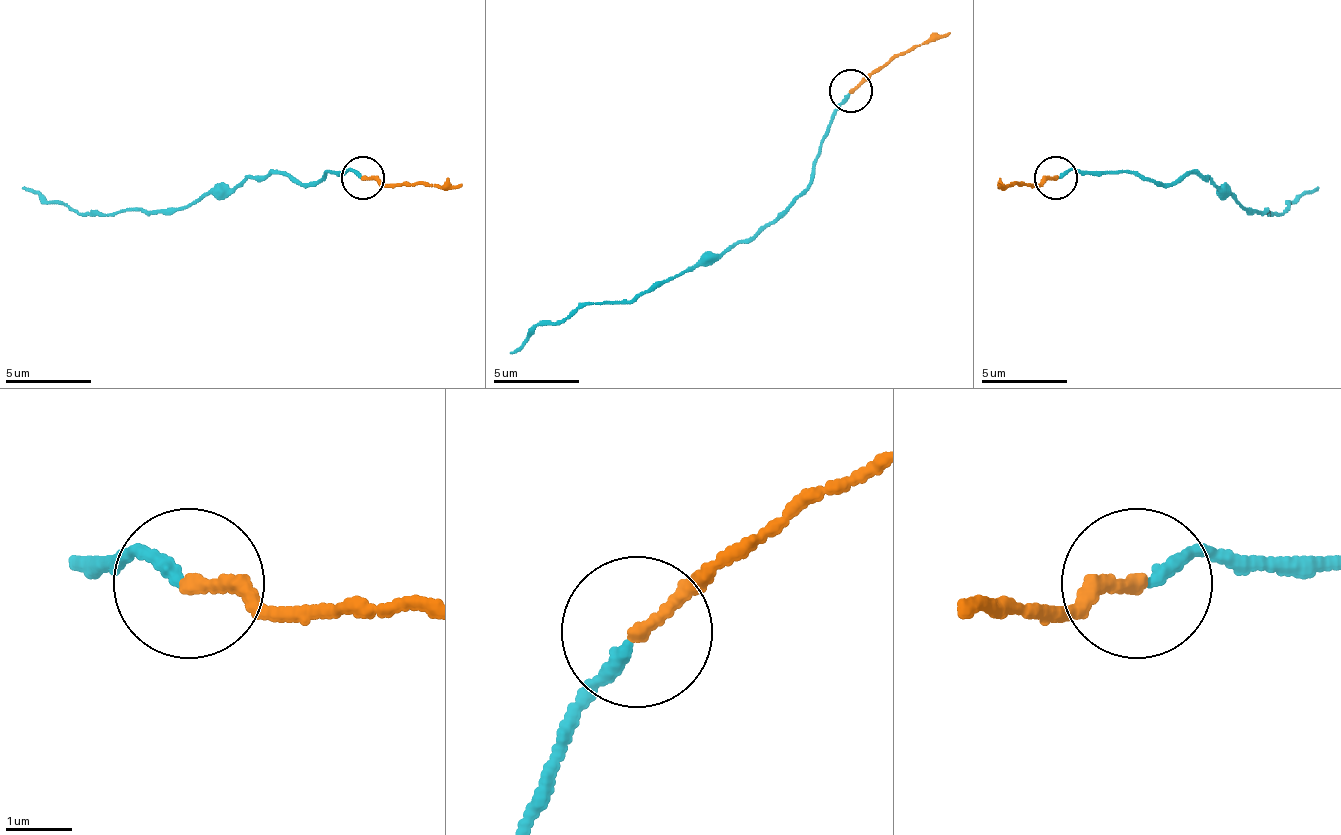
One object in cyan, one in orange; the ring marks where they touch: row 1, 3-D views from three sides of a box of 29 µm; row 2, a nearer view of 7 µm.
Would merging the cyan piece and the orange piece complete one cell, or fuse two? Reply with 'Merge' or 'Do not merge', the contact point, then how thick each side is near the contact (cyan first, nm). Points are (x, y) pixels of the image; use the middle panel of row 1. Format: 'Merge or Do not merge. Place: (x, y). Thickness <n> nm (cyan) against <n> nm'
Merge. Place: (851, 91). Thickness 180 nm (cyan) against 190 nm

